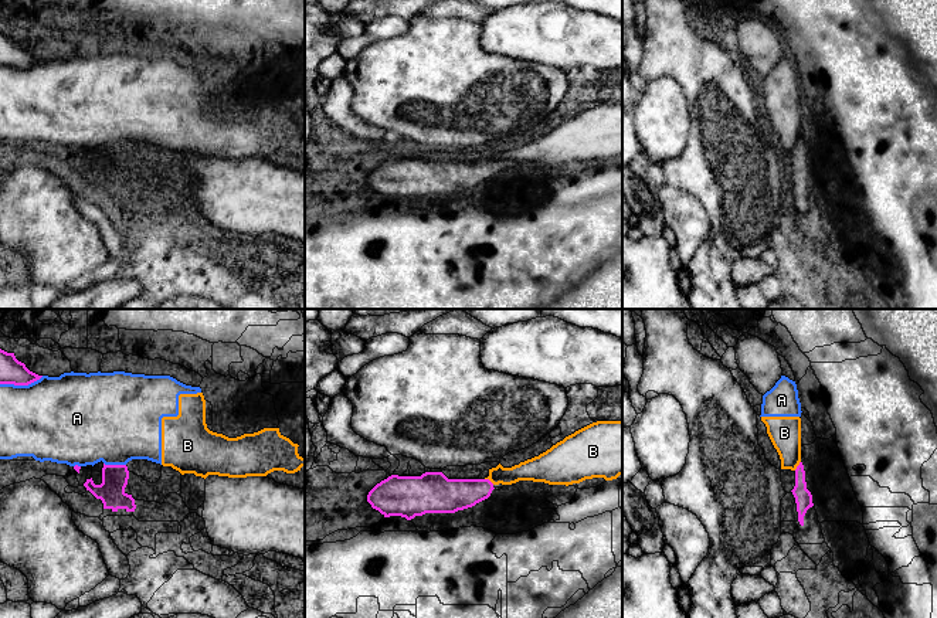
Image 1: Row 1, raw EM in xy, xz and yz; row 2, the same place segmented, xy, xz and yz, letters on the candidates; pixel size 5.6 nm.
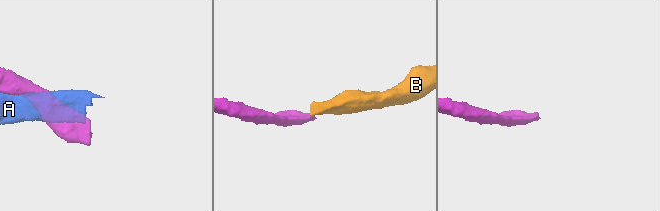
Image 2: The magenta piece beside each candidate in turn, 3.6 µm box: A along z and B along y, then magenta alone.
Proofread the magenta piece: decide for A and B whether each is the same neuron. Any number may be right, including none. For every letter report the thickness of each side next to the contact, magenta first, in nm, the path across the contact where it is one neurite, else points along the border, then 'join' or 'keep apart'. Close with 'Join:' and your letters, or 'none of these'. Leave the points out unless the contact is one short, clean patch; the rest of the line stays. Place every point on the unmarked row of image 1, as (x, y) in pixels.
A: 140/460 nm | keep apart
B: 190/120 nm | along xz (485, 160), (494, 166) | keep apart
Join: none of these

